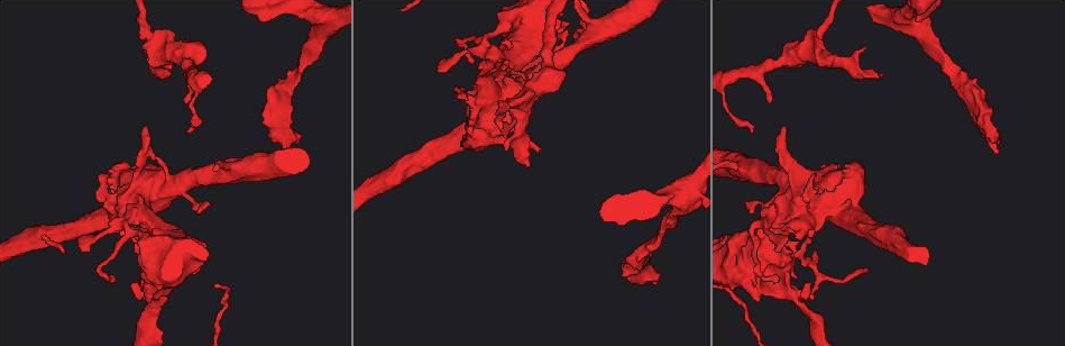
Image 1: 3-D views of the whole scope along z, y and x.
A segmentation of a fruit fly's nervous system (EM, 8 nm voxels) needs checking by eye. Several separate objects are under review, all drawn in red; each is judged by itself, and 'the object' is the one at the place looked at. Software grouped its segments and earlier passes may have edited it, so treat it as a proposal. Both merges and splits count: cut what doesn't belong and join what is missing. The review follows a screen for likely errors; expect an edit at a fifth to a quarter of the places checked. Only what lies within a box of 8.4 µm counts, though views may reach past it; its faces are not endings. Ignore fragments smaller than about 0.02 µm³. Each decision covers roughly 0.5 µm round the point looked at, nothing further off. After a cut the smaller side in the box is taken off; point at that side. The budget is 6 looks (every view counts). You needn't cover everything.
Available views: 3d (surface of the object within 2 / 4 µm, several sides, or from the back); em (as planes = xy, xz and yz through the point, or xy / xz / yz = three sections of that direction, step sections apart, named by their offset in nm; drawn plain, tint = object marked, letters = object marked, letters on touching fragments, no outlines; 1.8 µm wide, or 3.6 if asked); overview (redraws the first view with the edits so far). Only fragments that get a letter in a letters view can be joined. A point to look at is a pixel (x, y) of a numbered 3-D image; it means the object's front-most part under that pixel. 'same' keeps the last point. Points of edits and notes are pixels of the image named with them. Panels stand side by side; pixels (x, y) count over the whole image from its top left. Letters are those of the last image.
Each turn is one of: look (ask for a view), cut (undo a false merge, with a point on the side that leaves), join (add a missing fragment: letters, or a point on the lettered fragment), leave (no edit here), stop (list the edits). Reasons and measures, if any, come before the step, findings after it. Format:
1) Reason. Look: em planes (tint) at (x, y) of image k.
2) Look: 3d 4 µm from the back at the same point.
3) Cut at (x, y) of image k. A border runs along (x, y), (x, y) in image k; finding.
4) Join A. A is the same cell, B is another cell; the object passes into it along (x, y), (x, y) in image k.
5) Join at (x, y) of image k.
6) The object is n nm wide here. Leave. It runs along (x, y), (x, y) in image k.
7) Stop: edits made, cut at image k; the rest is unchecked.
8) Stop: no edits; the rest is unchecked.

Look: em planes (letters) at (653, 245) of image 1.

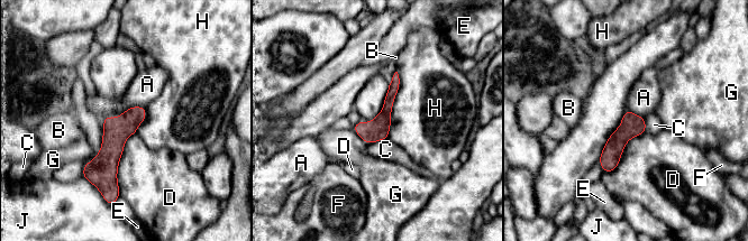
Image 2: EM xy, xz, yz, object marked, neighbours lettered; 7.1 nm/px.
The object is 160 nm wide here. Leave. A, B, C, D, E, F, G, H and J are other cells; a border runs along (136, 131), (119, 160), (119, 196) in image 2; one neuron here.

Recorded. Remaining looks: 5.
An open end. Look: em planes (letters) at (882, 74) of image 1.

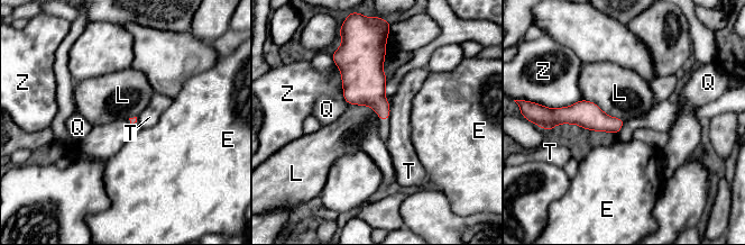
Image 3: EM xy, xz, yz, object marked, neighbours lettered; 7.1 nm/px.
Leave. E, L, Q, T and Z are other cells; none of them fits.

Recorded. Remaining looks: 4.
Tapers out. Look: em planes (letters) at (541, 150) of image 1.

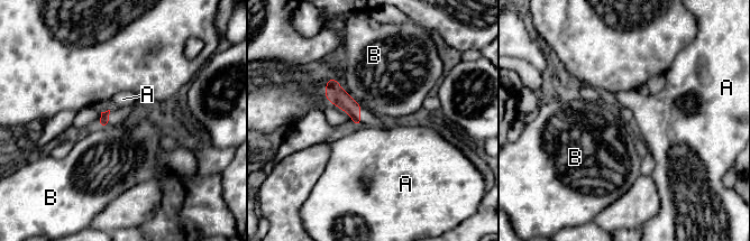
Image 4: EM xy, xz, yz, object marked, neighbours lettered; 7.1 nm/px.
Leave. A and B are other cells; it runs along (330, 81), (358, 122) in image 4; none of them fits.

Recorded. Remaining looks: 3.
Stop: no edits; the rest is unchecked.

